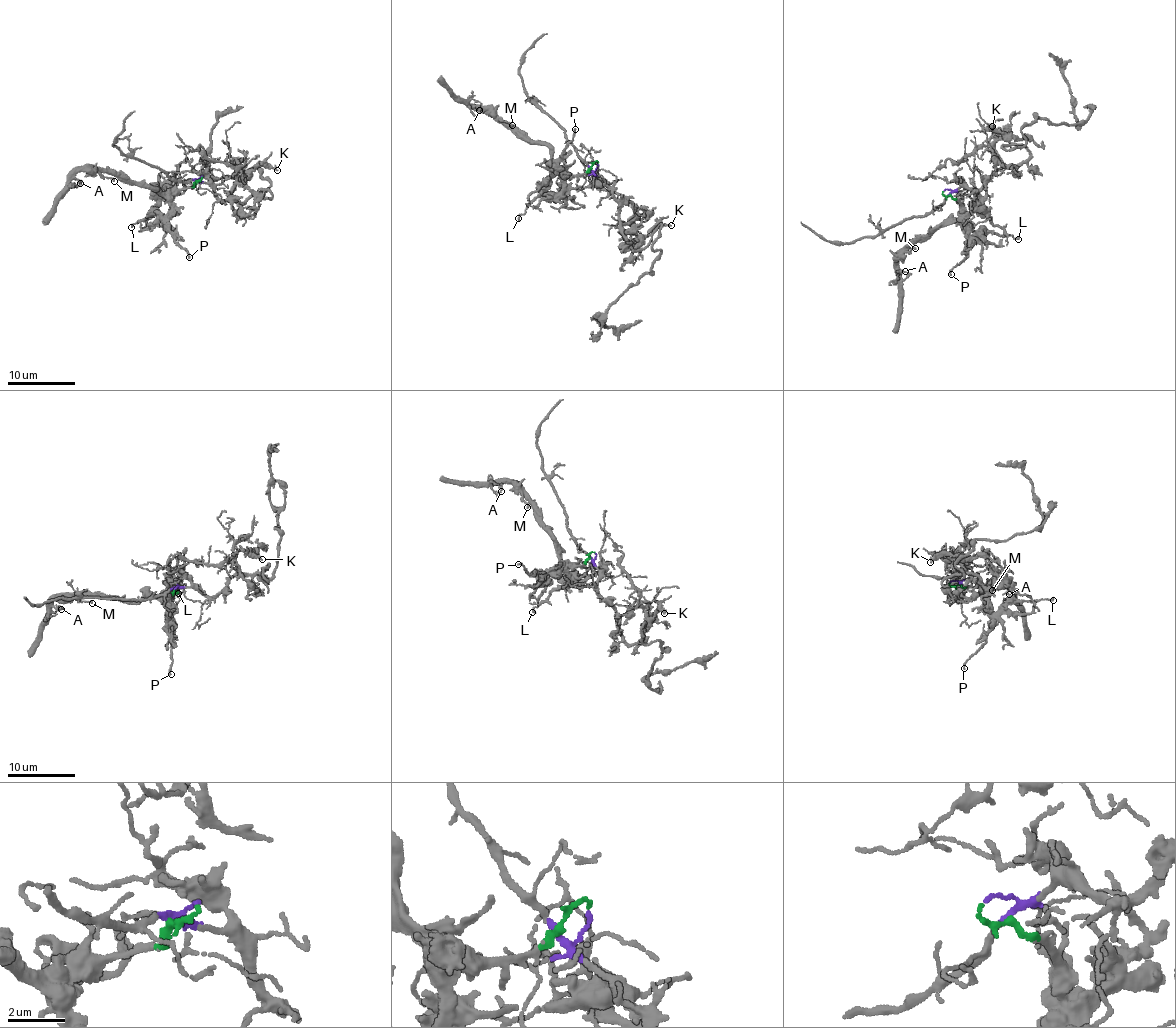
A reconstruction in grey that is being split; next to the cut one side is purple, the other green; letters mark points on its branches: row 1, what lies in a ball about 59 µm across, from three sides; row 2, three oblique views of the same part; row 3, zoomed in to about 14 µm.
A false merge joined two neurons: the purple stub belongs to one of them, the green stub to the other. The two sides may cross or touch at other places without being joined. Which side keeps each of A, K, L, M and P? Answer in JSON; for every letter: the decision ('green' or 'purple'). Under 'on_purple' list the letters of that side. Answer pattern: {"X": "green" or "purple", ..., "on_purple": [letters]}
{"A": "green", "K": "purple", "L": "green", "M": "green", "P": "green", "on_purple": ["K"]}

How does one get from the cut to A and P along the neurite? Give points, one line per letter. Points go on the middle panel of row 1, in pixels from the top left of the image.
A: (597, 162), (586, 172), (564, 175), (555, 166), (548, 147), (530, 143), (504, 122), (479, 111)
P: (597, 162), (586, 172), (572, 175), (563, 174), (561, 166), (557, 165), (575, 129)

